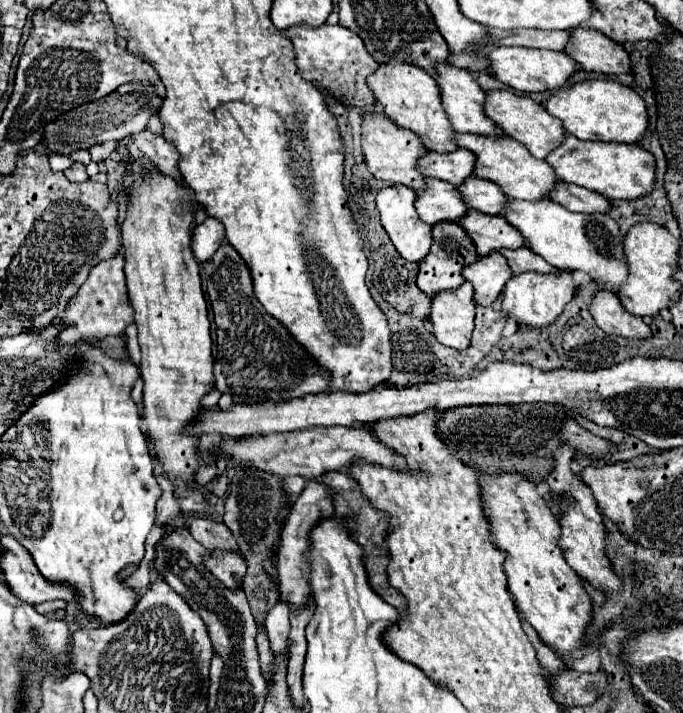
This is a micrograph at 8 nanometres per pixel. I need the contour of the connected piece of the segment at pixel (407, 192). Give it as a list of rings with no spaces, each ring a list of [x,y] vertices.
[[[407,185],[383,187],[377,195],[377,209],[381,213],[381,225],[385,227],[399,255],[407,261],[421,261],[429,253],[429,247],[431,247],[431,227],[419,219],[415,201],[417,201],[417,193]]]

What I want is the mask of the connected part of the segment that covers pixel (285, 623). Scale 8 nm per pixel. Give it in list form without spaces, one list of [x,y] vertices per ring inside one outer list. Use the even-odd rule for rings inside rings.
[[[281,601],[275,605],[275,609],[269,611],[265,625],[267,625],[267,635],[269,635],[273,653],[281,653],[285,647],[285,641],[289,637],[289,629],[291,629],[289,627],[289,611]]]

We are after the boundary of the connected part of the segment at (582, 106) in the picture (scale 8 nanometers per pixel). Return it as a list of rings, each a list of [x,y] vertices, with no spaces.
[[[591,79],[569,89],[555,91],[545,103],[545,109],[563,121],[567,133],[583,141],[641,143],[649,127],[645,101],[631,87],[625,87],[611,79]]]

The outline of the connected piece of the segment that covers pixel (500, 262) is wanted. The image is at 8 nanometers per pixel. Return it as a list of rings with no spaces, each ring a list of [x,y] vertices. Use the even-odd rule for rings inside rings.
[[[501,253],[481,257],[481,261],[465,267],[463,271],[465,279],[473,283],[477,305],[491,305],[503,291],[505,283],[513,277],[507,259]]]

